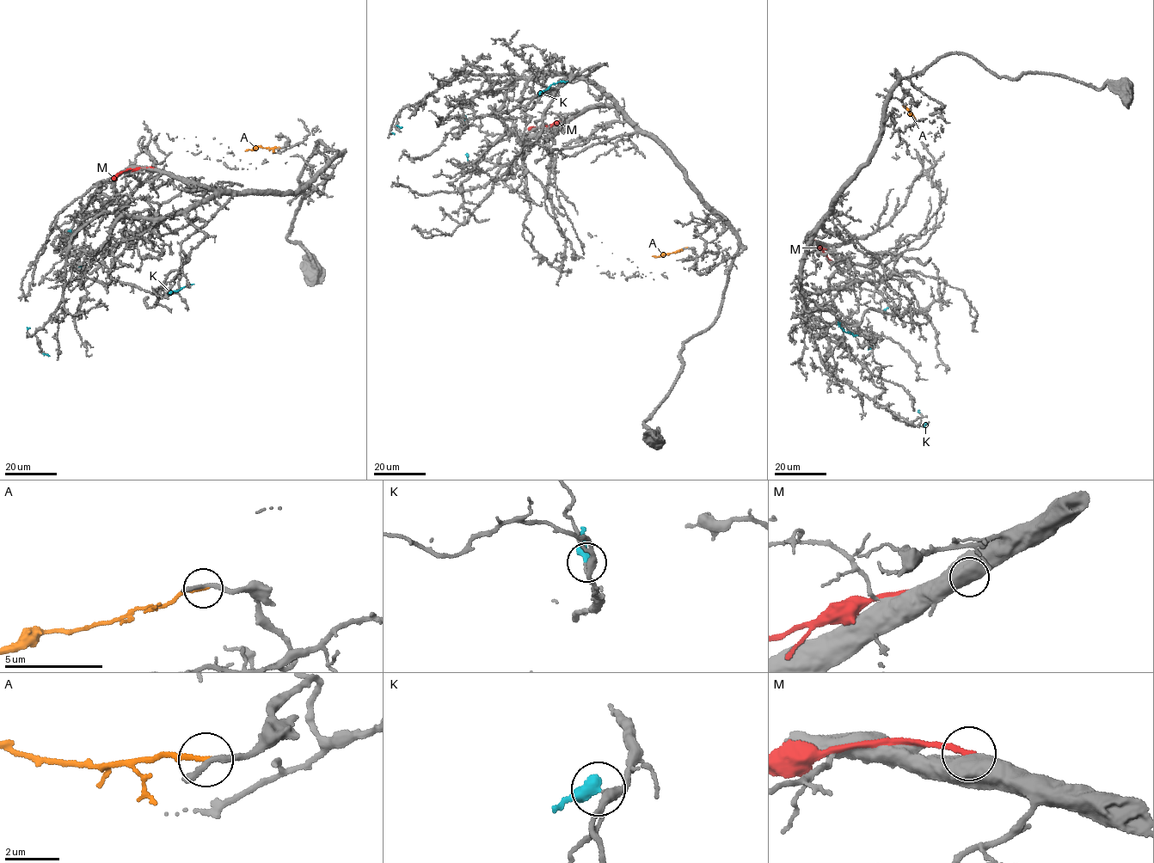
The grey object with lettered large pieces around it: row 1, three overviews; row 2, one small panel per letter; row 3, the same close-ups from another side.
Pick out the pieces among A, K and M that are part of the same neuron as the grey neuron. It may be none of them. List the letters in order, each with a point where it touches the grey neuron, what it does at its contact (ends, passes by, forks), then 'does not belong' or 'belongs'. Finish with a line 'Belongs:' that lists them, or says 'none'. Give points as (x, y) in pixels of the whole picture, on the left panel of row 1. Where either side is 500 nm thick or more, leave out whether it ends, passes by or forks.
A: (279, 148) | it ends | does not belong
K: (81, 267) | it ends | does not belong
M: (155, 168) | does not belong
Belongs: none

